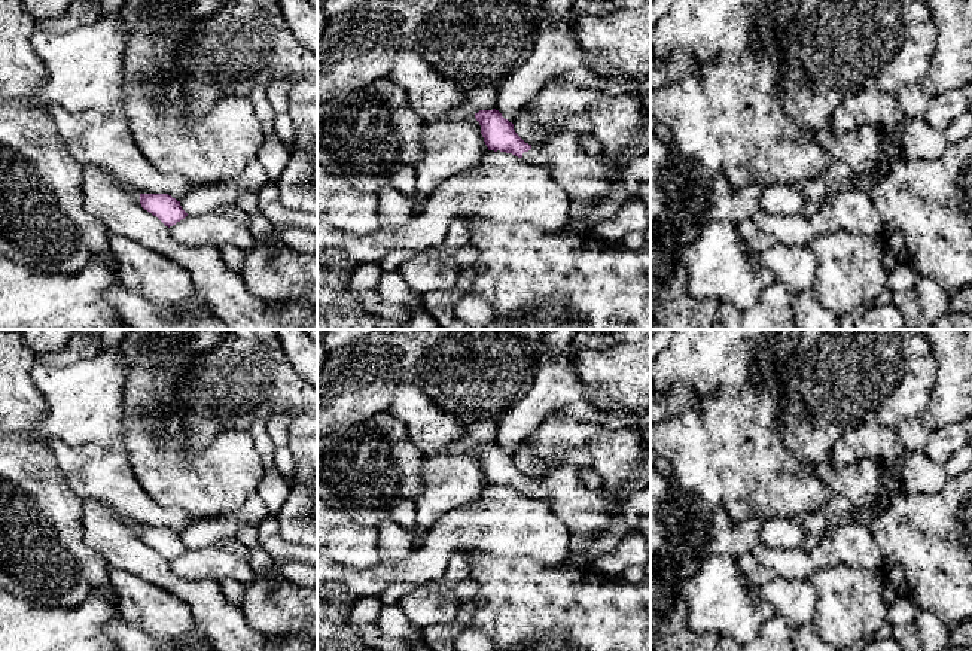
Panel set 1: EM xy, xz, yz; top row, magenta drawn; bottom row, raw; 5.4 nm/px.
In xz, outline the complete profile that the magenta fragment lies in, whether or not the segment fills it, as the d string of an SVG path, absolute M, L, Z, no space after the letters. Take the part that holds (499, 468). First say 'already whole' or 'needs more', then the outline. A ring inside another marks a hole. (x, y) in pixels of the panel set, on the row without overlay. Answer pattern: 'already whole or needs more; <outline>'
needs more; M496 442L479 444L475 447L481 459L481 468L488 484L512 487L524 495L548 499L552 511L569 530L569 563L586 565L586 541L595 533L610 529L616 520L621 520L628 529L637 532L639 520L650 515L650 486L619 501L615 493L603 490L589 490L579 478L578 466L560 466L545 478L528 478L514 463L514 457L502 450Z

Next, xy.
already whole; M140 527L140 538L168 562L188 550L180 535L168 527Z

